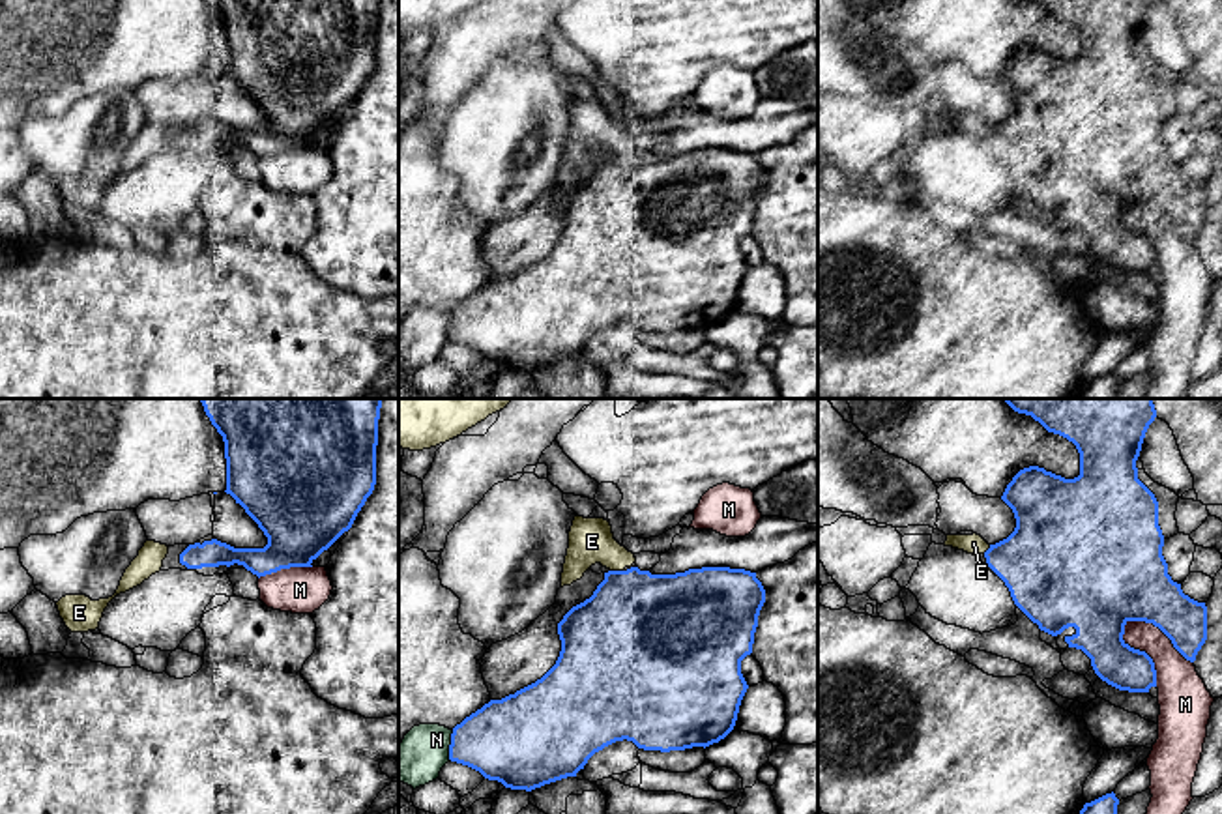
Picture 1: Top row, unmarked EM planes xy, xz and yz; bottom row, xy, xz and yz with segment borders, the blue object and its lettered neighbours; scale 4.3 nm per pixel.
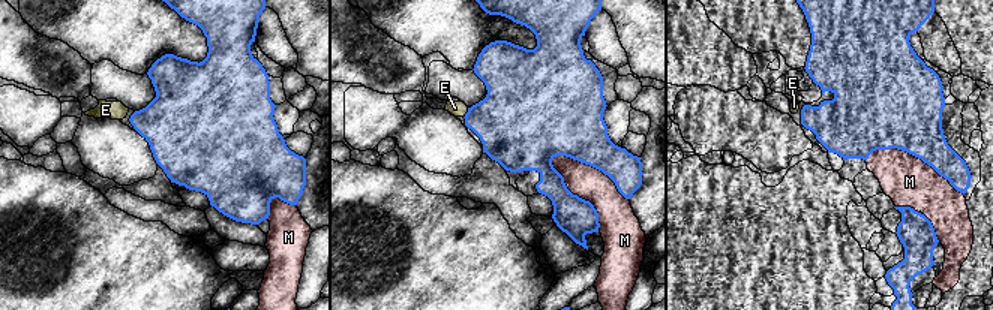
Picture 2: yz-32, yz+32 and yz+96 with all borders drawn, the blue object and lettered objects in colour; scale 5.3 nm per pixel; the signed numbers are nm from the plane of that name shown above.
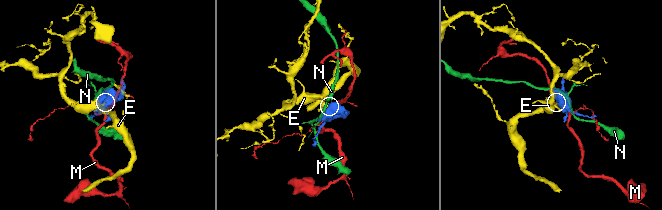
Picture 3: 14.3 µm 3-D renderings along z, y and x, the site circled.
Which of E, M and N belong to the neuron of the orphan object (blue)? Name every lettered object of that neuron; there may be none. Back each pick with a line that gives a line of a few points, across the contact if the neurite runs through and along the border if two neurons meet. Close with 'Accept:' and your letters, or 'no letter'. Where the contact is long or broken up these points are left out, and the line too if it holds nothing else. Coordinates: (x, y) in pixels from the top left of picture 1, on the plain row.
Accept: E

